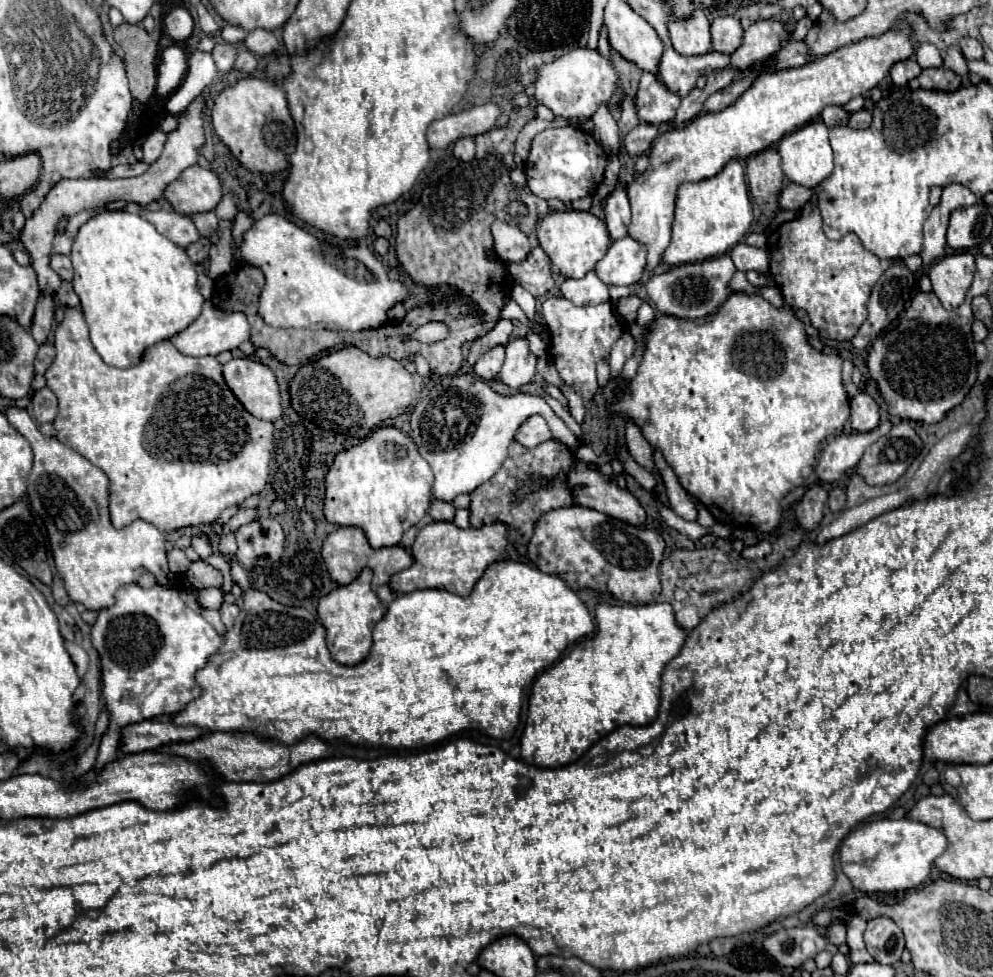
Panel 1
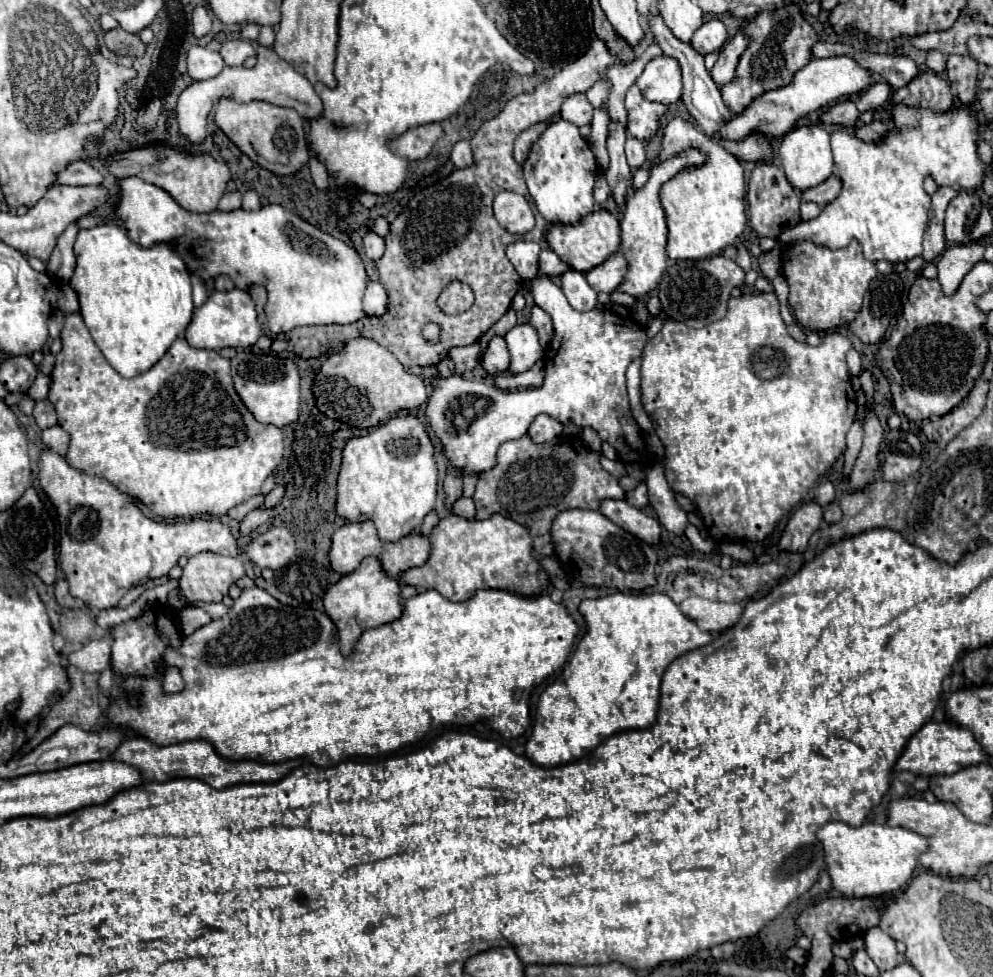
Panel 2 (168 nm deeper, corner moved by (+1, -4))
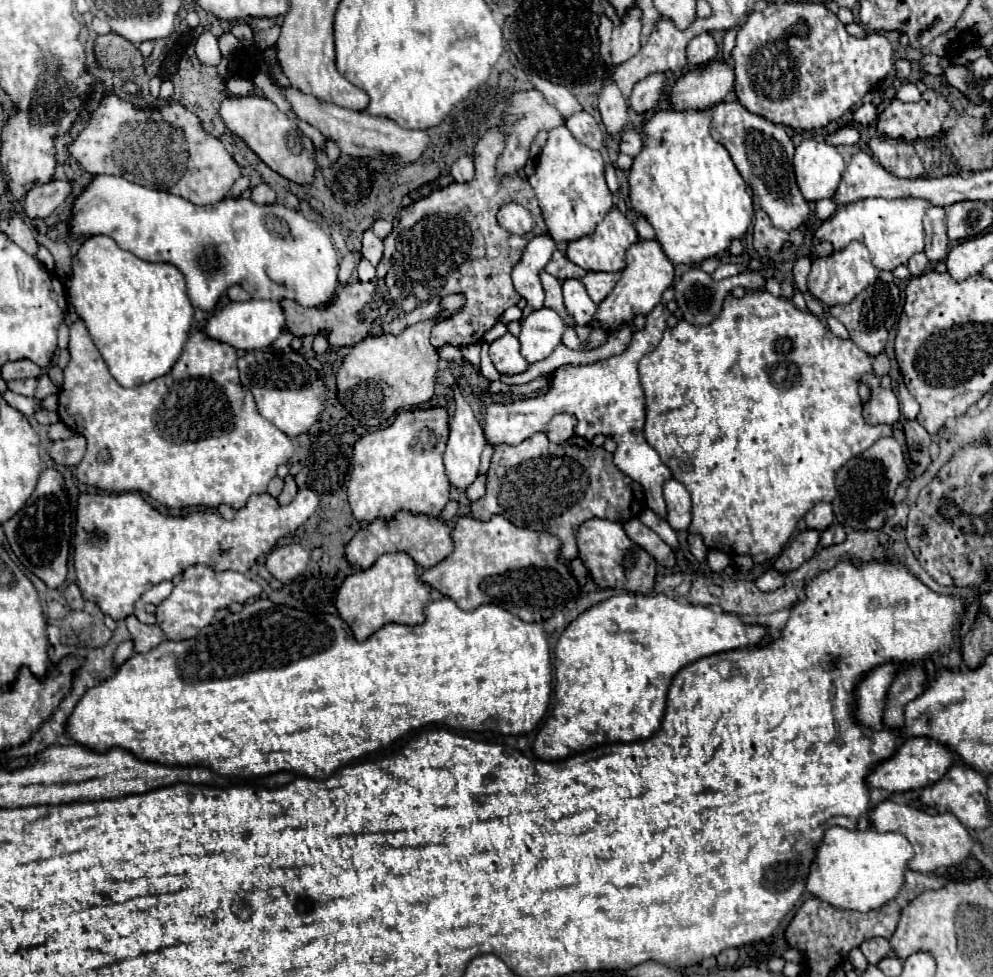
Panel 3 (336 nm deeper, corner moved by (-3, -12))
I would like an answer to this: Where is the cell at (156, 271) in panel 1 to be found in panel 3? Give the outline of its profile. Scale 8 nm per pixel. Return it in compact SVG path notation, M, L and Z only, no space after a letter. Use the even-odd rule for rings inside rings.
M90 236L82 242L72 262L72 276L66 280L66 294L78 316L84 320L110 374L126 388L164 376L178 360L194 320L194 308L186 294L184 274L172 264L140 260L122 250L110 236Z

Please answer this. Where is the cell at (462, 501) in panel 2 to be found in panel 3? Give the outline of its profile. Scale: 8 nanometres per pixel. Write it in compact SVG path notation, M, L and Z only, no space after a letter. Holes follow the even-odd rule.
M478 476L476 478L476 482L472 484L472 486L468 486L466 488L466 498L470 500L470 502L476 502L476 500L480 500L482 496L484 496L484 488L486 486L486 478L484 476Z

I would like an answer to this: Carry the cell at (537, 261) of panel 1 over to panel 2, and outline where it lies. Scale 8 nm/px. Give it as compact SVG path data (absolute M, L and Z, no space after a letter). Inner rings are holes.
M548 248L548 250L542 250L538 276L550 276L550 278L562 276L568 268L570 268L570 266L568 266L566 262L562 262L554 250L550 250L550 248Z

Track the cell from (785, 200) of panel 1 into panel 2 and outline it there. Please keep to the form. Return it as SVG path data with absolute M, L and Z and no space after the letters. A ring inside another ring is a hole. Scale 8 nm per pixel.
M830 176L826 182L822 182L816 188L810 188L806 192L802 192L802 202L816 202L820 206L826 206L828 202L832 202L842 190L842 182L838 176Z

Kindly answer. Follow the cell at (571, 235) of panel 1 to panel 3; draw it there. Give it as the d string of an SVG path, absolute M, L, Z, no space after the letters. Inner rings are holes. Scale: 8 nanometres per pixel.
M612 208L604 216L604 220L596 226L596 232L592 236L584 236L584 238L568 242L566 256L570 262L584 268L586 272L620 272L620 270L624 270L624 252L636 240L638 240L638 234L632 226L632 220L622 216L620 210Z

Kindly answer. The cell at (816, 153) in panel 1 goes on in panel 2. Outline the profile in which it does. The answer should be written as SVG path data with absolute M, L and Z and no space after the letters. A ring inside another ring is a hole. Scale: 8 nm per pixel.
M802 126L790 130L780 144L780 160L788 182L796 190L804 192L808 188L822 184L832 174L832 166L834 166L832 150L830 150L830 134L820 126Z

